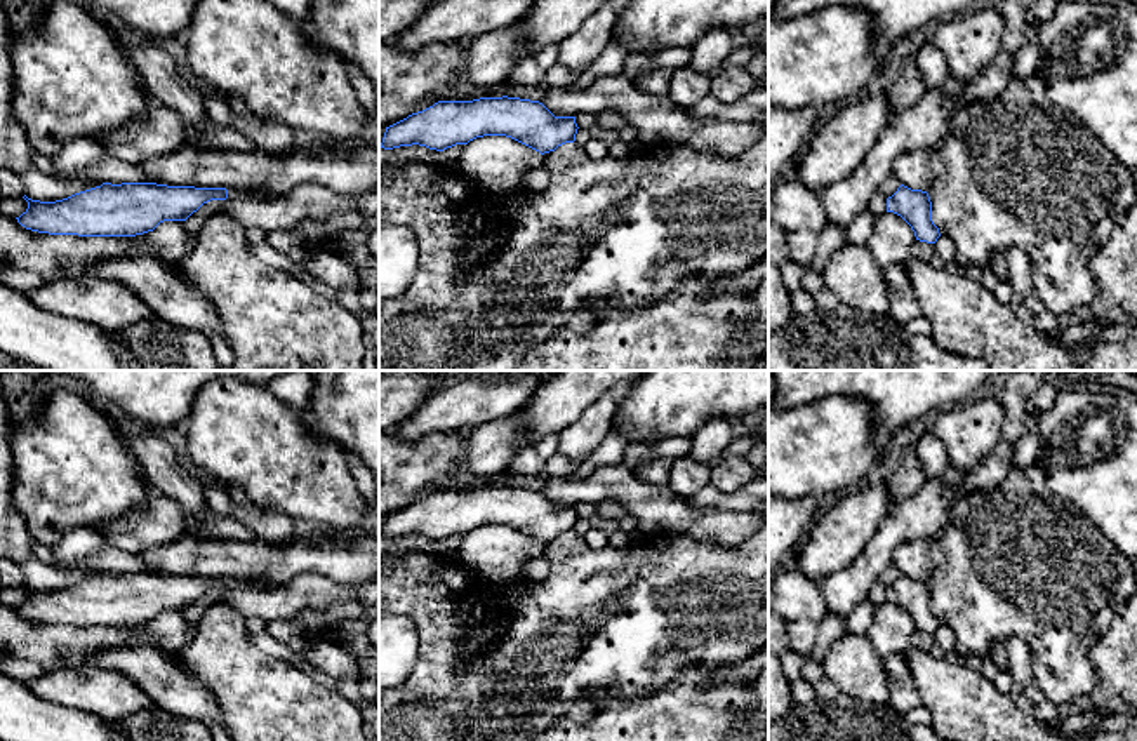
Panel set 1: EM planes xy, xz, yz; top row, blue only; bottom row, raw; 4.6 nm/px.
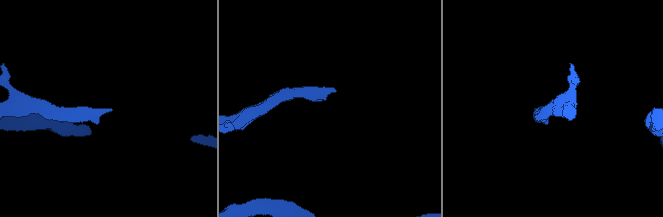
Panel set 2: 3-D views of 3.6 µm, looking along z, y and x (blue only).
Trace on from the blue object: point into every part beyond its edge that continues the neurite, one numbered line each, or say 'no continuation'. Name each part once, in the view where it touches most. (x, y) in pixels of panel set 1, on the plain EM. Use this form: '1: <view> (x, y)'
1: xy (232, 583)

